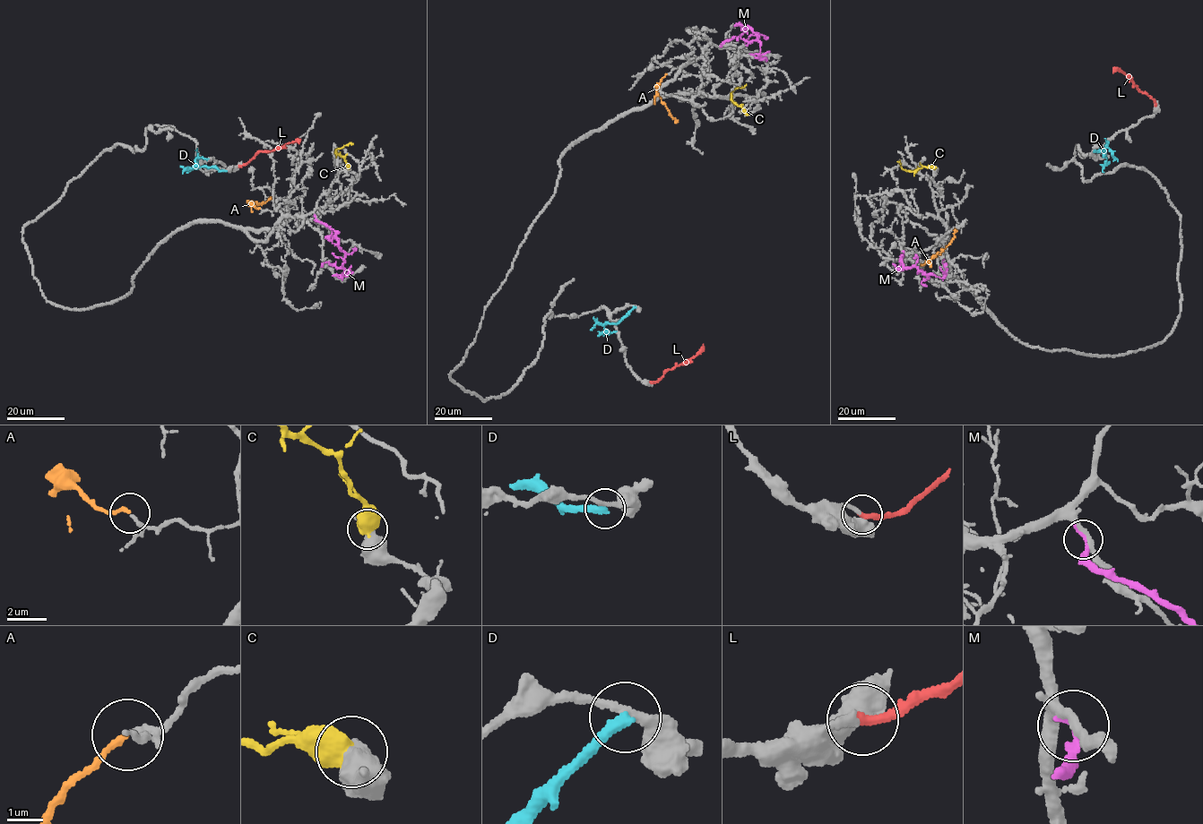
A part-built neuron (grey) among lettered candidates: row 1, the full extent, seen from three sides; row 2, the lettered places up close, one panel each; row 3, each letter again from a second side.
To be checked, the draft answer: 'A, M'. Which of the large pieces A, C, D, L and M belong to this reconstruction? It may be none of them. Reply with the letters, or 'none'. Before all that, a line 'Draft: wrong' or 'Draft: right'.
Draft: wrong
A, L

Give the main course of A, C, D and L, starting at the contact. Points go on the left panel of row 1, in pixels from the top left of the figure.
A: (260, 209), (250, 201), (262, 203), (270, 198)
C: (348, 167), (343, 157), (335, 151), (353, 143)
D: (225, 170), (199, 167), (195, 163), (198, 158), (197, 165), (186, 173)
L: (239, 166), (260, 151), (276, 150), (295, 141), (299, 143)

